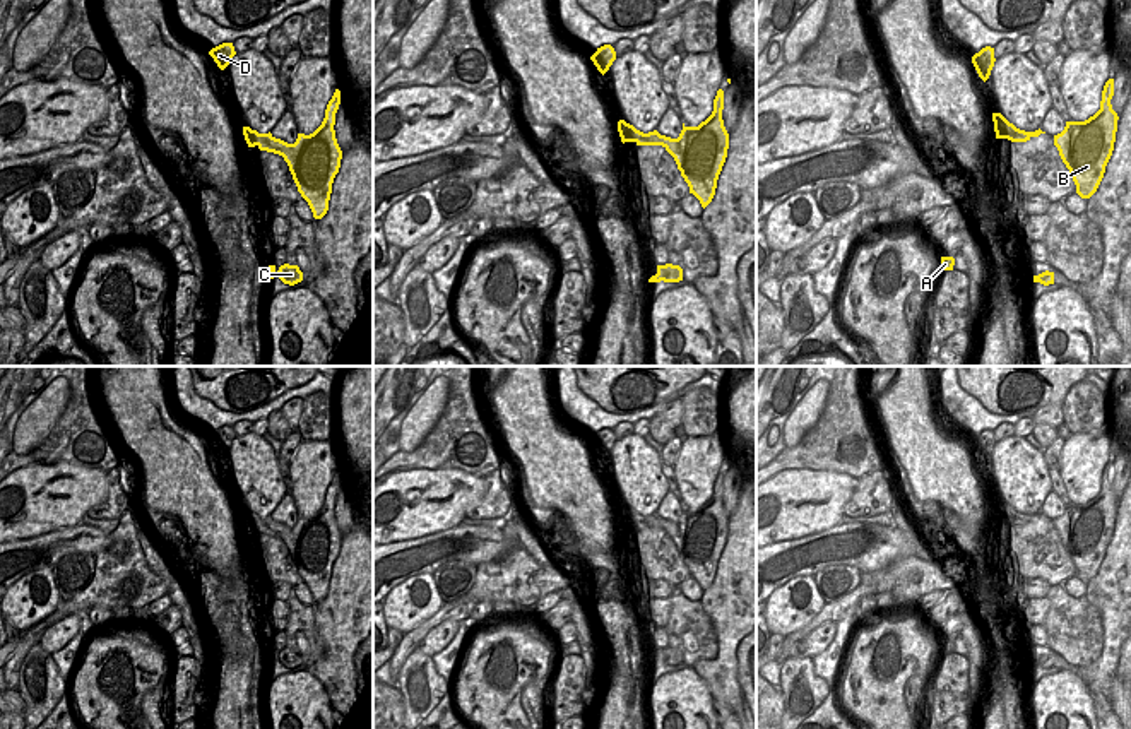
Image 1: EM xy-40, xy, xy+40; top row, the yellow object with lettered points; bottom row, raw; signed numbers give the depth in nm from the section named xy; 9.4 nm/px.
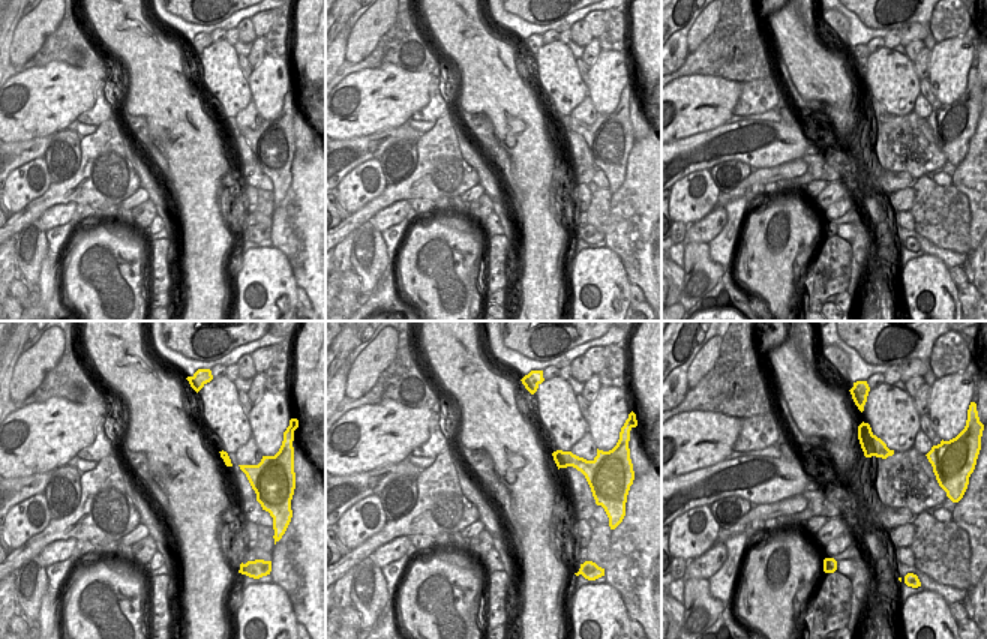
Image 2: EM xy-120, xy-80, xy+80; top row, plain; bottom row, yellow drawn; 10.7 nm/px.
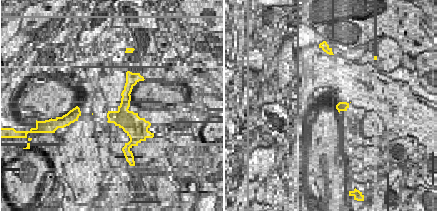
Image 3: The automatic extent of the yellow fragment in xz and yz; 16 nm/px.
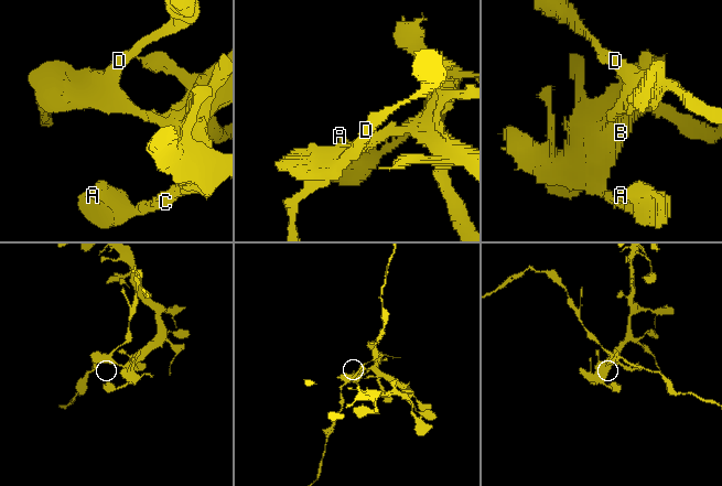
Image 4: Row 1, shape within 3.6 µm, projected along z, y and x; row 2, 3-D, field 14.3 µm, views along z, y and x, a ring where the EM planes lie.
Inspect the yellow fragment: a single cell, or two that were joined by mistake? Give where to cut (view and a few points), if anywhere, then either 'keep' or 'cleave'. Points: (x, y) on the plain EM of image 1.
cut xy+40 (1017, 512), (1010, 517), (1010, 522); cleave

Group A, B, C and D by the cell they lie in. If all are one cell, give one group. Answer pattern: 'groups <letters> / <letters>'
groups A B C / D

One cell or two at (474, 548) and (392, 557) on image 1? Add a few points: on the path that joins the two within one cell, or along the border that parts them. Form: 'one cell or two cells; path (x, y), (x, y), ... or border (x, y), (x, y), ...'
one cell; path (454, 548), (438, 548), (426, 555), (413, 557)

